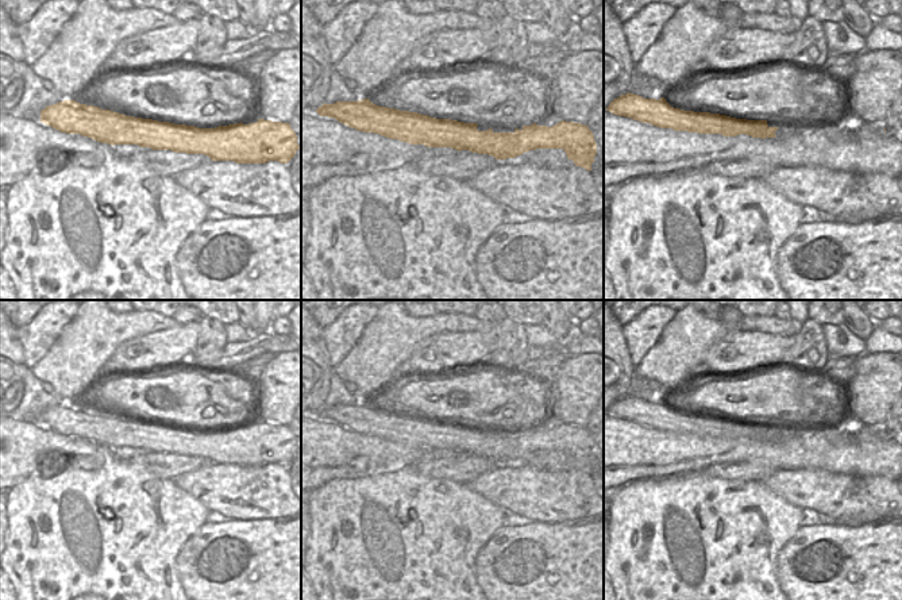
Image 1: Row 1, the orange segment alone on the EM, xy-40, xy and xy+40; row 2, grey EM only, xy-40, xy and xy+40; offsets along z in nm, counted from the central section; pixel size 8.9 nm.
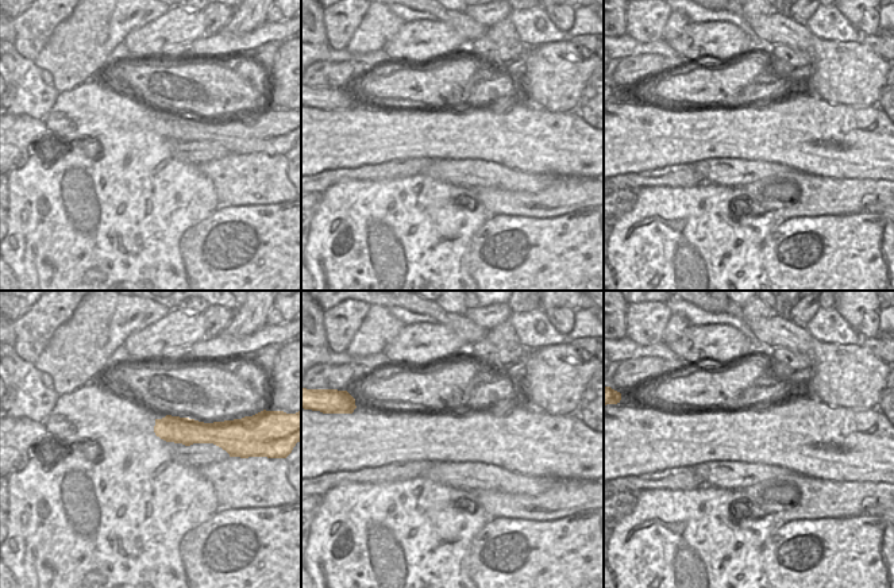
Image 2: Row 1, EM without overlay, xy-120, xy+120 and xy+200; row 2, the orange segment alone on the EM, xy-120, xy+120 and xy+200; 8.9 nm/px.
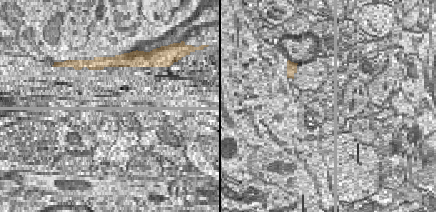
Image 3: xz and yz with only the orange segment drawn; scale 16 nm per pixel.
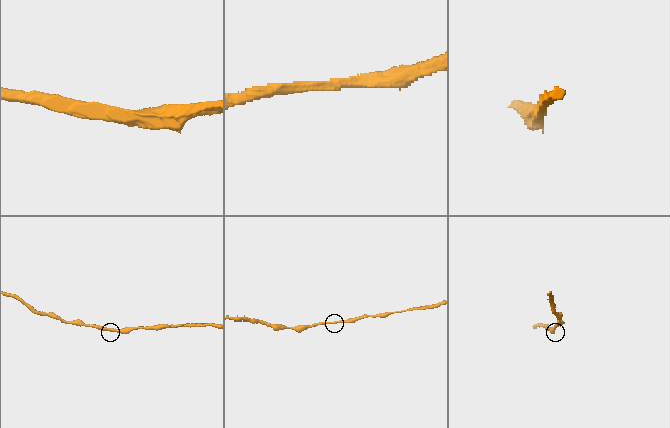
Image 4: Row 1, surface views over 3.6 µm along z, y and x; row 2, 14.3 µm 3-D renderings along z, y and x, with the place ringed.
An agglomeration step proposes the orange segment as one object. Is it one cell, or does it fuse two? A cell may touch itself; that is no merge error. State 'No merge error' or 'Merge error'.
No merge error.

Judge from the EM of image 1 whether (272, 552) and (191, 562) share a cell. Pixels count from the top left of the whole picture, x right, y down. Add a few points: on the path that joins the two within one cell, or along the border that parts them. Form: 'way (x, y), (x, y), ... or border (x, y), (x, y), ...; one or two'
way (251, 547), (241, 539), (215, 565), (211, 565); one

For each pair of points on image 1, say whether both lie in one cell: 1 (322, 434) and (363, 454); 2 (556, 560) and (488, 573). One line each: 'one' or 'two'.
1: one
2: one

